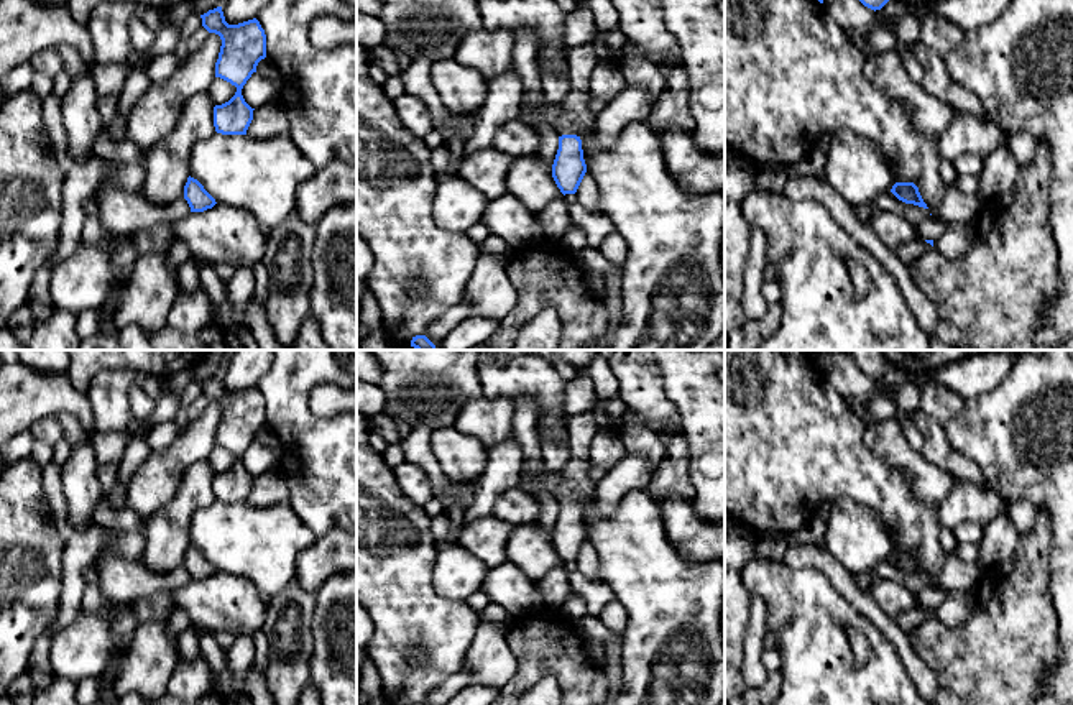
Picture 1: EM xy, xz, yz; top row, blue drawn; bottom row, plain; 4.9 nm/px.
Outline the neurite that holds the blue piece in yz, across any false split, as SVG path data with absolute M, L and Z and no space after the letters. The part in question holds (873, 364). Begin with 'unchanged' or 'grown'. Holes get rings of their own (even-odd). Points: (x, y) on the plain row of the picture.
unchanged | M850 350L850 353L858 368L874 380L881 378L891 368L881 350Z

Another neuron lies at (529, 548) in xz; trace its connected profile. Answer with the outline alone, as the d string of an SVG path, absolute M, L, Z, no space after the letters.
M537 521L513 528L506 541L506 559L532 582L539 582L550 569L562 564Z

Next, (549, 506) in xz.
M539 491L534 495L541 506L539 524L547 532L552 541L552 532L559 518L559 501L547 491Z

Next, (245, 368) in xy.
M232 350L228 363L222 373L225 389L238 393L256 386L269 370L274 350Z

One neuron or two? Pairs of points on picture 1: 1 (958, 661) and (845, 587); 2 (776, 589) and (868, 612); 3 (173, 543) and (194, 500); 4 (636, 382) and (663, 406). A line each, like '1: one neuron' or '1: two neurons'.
1: two neurons
2: two neurons
3: one neuron
4: one neuron

